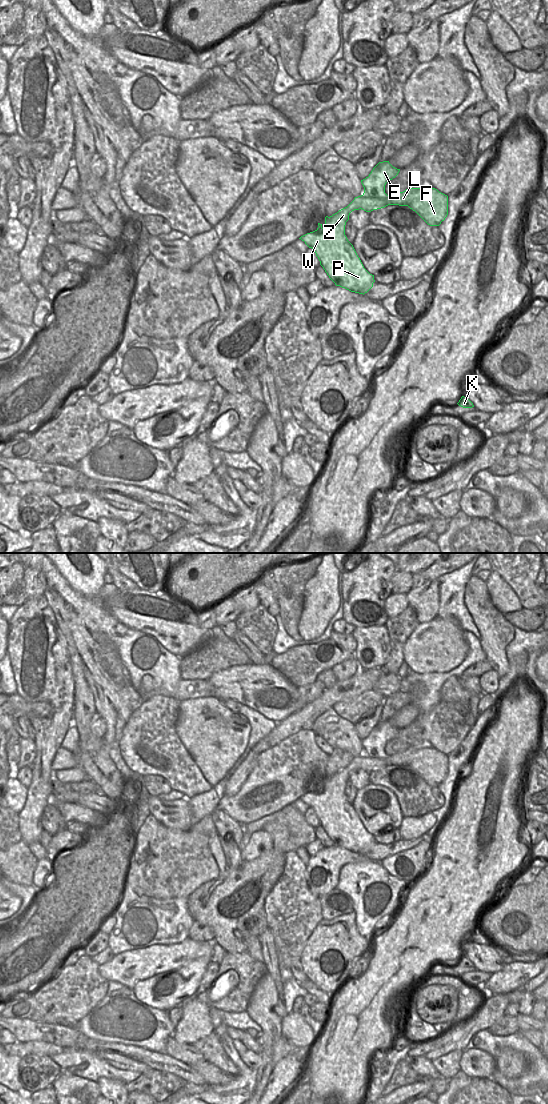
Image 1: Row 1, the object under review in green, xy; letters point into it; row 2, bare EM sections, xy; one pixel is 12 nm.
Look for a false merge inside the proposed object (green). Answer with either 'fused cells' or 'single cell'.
single cell

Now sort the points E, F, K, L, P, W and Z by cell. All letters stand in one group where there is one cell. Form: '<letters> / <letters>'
E F K L P W Z

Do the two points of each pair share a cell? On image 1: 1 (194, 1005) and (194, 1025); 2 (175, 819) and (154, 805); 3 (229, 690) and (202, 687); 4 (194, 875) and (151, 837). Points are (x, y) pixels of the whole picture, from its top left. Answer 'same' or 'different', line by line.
1: same
2: same
3: different
4: same

